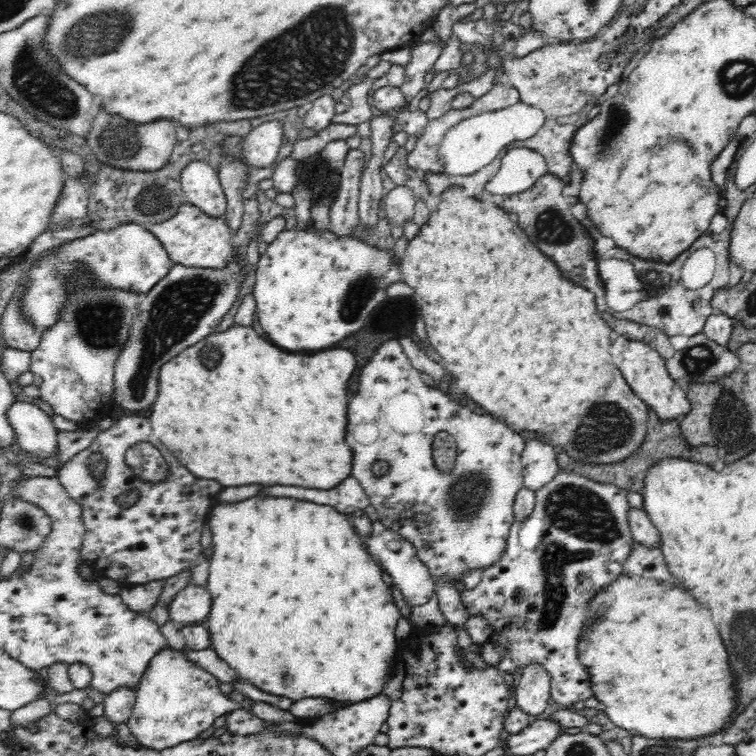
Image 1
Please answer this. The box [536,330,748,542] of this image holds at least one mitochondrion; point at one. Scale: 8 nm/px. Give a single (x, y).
(612, 427)

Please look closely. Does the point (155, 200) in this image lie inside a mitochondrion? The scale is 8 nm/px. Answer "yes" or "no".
yes

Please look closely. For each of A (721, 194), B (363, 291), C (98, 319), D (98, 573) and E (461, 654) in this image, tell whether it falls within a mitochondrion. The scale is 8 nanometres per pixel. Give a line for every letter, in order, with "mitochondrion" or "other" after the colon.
A: other
B: mitochondrion
C: mitochondrion
D: other
E: other

